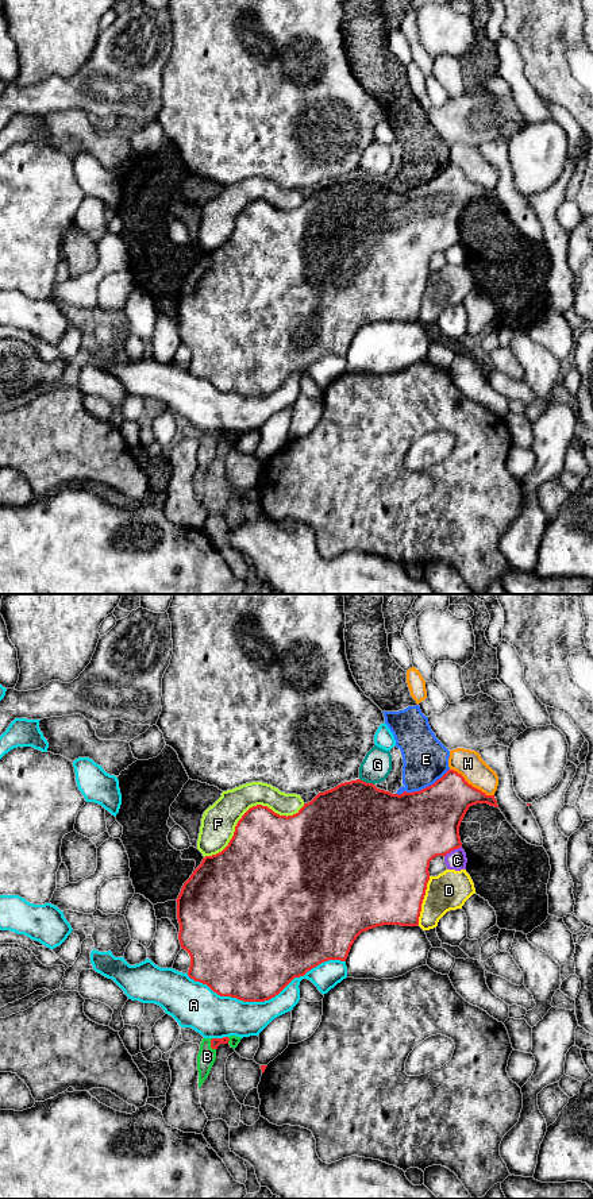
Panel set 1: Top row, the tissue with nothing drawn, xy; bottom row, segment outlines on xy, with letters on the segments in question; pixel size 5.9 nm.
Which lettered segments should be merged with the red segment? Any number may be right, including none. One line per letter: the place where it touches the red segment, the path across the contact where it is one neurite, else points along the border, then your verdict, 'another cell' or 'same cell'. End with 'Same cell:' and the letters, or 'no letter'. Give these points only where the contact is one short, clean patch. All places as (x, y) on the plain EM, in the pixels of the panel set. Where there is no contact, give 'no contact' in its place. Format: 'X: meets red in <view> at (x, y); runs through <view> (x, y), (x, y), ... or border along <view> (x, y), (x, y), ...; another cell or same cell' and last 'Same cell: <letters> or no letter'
A: meets red in xy at (265, 394); another cell
B: meets red in xy at (211, 440); same cell
C: meets red in xy at (453, 245); another cell
D: meets red in xy at (422, 296); another cell
E: meets red in xy at (423, 184); border along xy (449, 164), (432, 178), (419, 185), (396, 189); another cell
F: meets red in xy at (247, 205); another cell
G: meets red in xy at (365, 177); another cell
H: meets red in xy at (470, 180); another cell
Same cell: B

